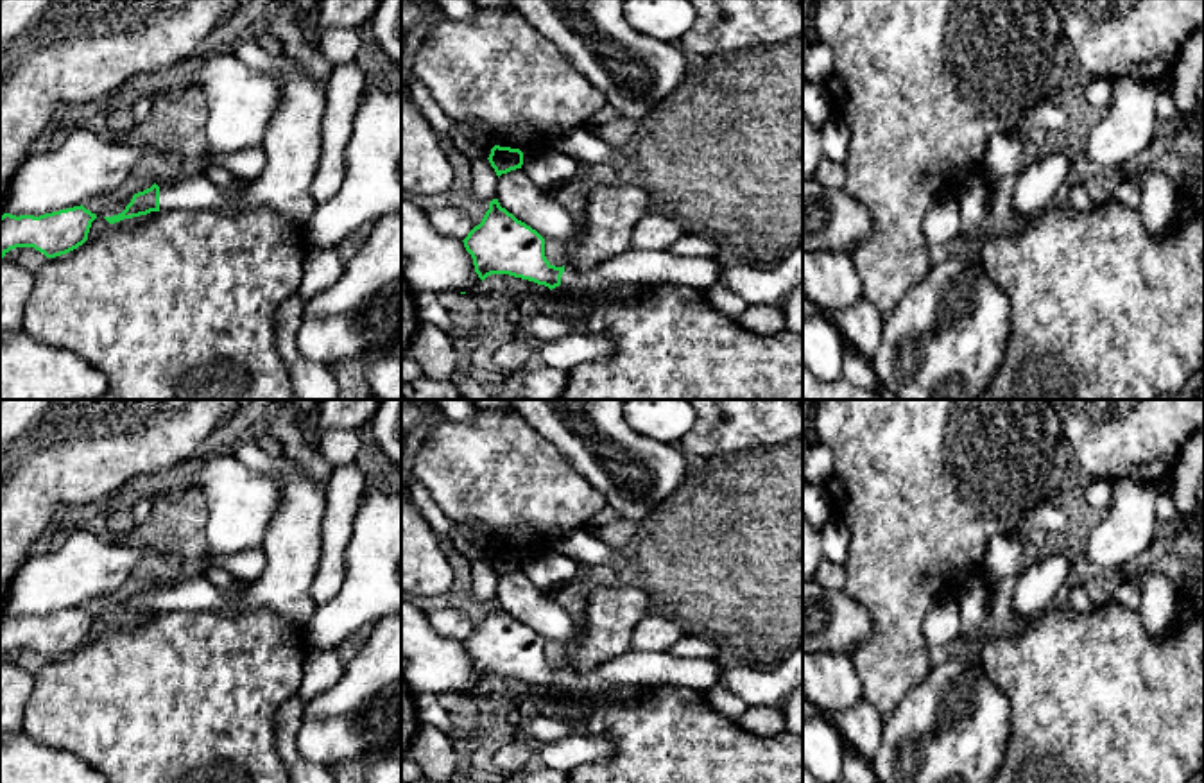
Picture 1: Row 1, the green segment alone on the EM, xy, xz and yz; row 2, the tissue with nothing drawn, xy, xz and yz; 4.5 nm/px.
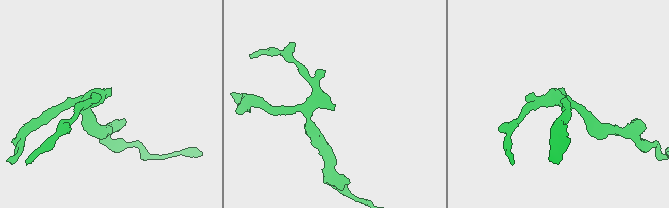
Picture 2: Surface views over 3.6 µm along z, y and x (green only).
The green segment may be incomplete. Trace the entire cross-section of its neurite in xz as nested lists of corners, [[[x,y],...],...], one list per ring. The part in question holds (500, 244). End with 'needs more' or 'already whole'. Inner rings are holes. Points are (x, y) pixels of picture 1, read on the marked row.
[[[498,199],[489,202],[482,222],[462,242],[482,281],[491,274],[509,274],[550,290],[659,283],[708,290],[720,278],[715,258],[675,256],[668,249],[627,251],[584,271],[555,267],[545,256],[545,238],[502,208]]]; needs more

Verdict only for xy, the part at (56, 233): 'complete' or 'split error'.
complete

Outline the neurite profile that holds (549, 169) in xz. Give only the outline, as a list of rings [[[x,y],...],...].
[[[536,151],[523,158],[521,168],[545,190],[557,190],[577,174],[577,161],[559,151]]]

